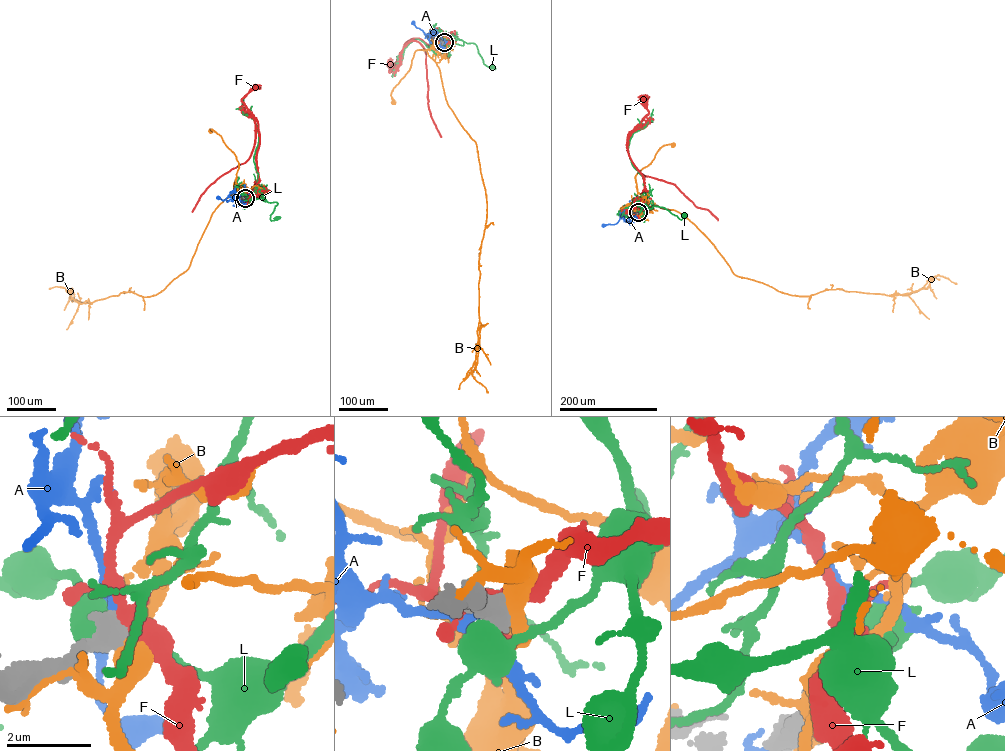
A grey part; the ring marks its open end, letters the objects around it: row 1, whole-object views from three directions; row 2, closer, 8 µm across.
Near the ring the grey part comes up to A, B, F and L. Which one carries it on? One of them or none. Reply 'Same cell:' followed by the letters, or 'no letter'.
Same cell: no letter

